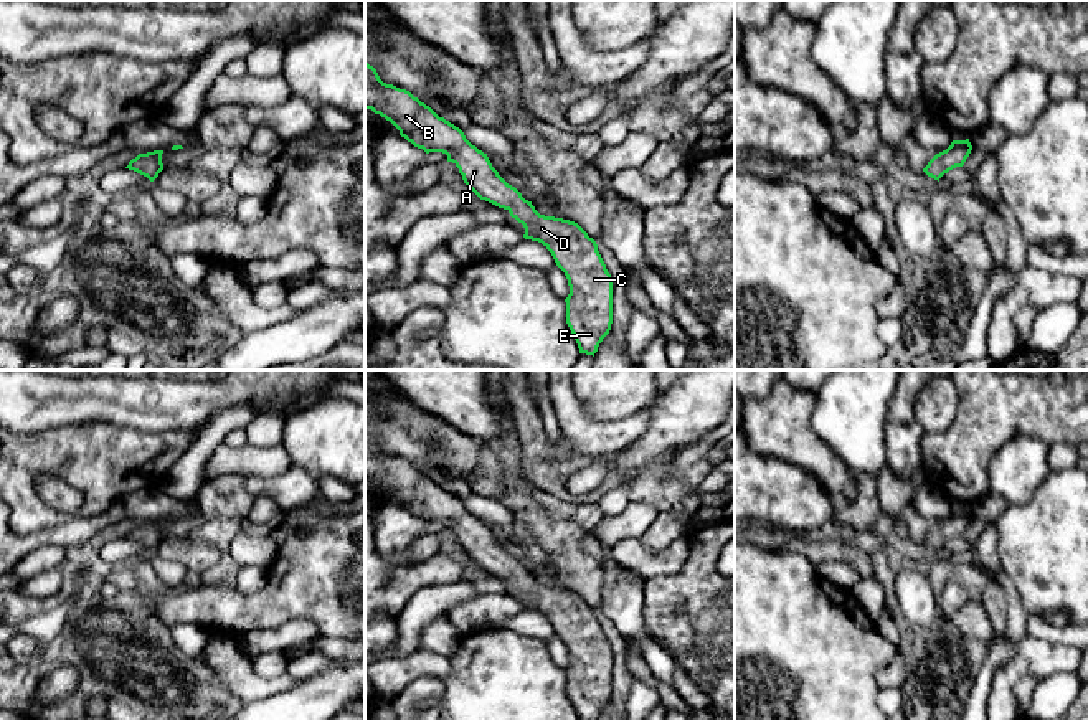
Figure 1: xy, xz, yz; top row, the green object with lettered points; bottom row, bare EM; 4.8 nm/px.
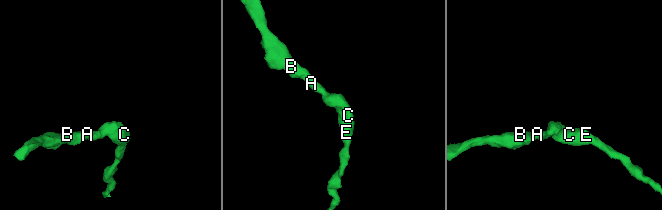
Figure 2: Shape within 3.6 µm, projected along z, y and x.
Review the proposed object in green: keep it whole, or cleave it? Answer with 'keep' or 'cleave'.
keep

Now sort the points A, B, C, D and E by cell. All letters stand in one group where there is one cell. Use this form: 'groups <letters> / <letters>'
groups A B C D E

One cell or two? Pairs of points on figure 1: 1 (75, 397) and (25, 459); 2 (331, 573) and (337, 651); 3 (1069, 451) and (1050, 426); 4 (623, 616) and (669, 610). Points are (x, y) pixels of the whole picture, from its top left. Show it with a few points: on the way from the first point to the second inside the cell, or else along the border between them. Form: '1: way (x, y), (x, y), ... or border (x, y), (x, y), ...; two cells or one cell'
1: border (88, 421), (52, 426), (33, 433), (17, 433); two cells
2: border (321, 636), (342, 636), (347, 639); two cells
3: border (1070, 443), (1054, 443), (1050, 446); two cells
4: border (643, 580), (644, 633), (662, 646); two cells

